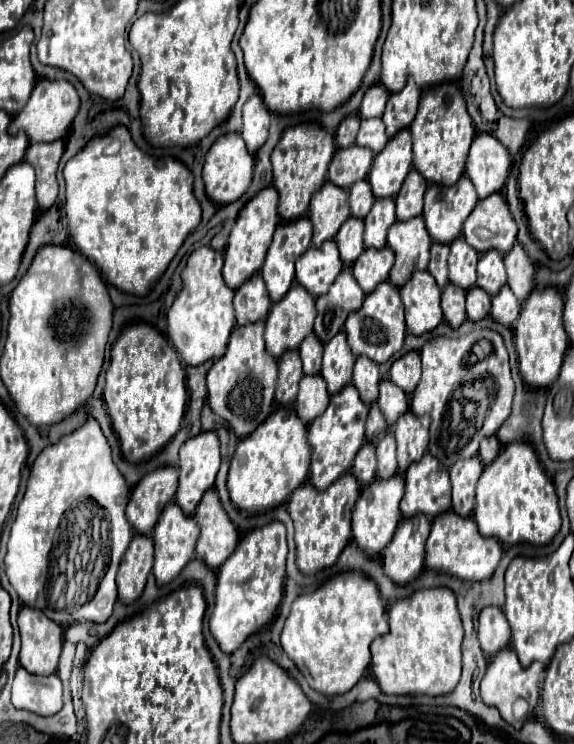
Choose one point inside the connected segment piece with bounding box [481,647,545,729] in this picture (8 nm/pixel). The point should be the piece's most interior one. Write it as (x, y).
(506, 679)

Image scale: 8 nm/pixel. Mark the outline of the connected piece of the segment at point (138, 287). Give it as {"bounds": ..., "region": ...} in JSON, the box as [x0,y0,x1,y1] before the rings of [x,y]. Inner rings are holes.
{"bounds":[65,125,201,295],"region":[[[117,125],[105,135],[95,135],[67,165],[65,165],[65,213],[73,245],[101,271],[101,275],[117,289],[133,295],[145,295],[149,287],[165,273],[185,237],[201,221],[201,205],[193,195],[193,175],[177,159],[169,163],[145,155],[133,141],[127,127]],[[111,143],[119,143],[117,153],[107,153]]]}

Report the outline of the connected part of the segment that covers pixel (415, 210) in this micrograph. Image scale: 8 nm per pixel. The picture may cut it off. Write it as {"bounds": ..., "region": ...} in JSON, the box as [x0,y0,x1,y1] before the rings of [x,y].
{"bounds":[395,169,427,221],"region":[[[411,169],[405,177],[401,191],[395,197],[397,205],[397,219],[407,221],[409,217],[417,217],[423,211],[423,195],[427,189],[427,181],[421,177],[419,171]]]}

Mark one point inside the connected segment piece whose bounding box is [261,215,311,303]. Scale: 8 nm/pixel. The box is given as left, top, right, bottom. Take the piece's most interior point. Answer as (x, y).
(291, 238)

